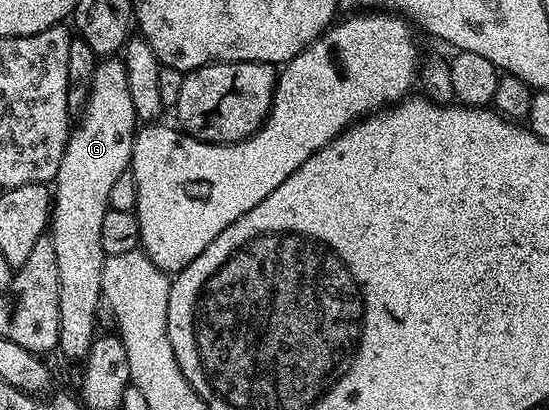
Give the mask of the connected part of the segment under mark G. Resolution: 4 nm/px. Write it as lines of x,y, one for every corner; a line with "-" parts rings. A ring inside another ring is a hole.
108,56
97,65
92,81
88,103
82,111
84,119
80,127
68,136
66,152
54,179
50,237
54,244
54,260
58,260
58,332
60,333
59,353
68,358
84,360
92,348
92,339
97,337
96,313
102,310
102,295
106,290
104,281
104,260
102,248
103,218
109,208
110,188
118,176
129,173
132,165
132,145
136,139
138,119
134,103
130,100
130,84
126,84
126,68
116,56

